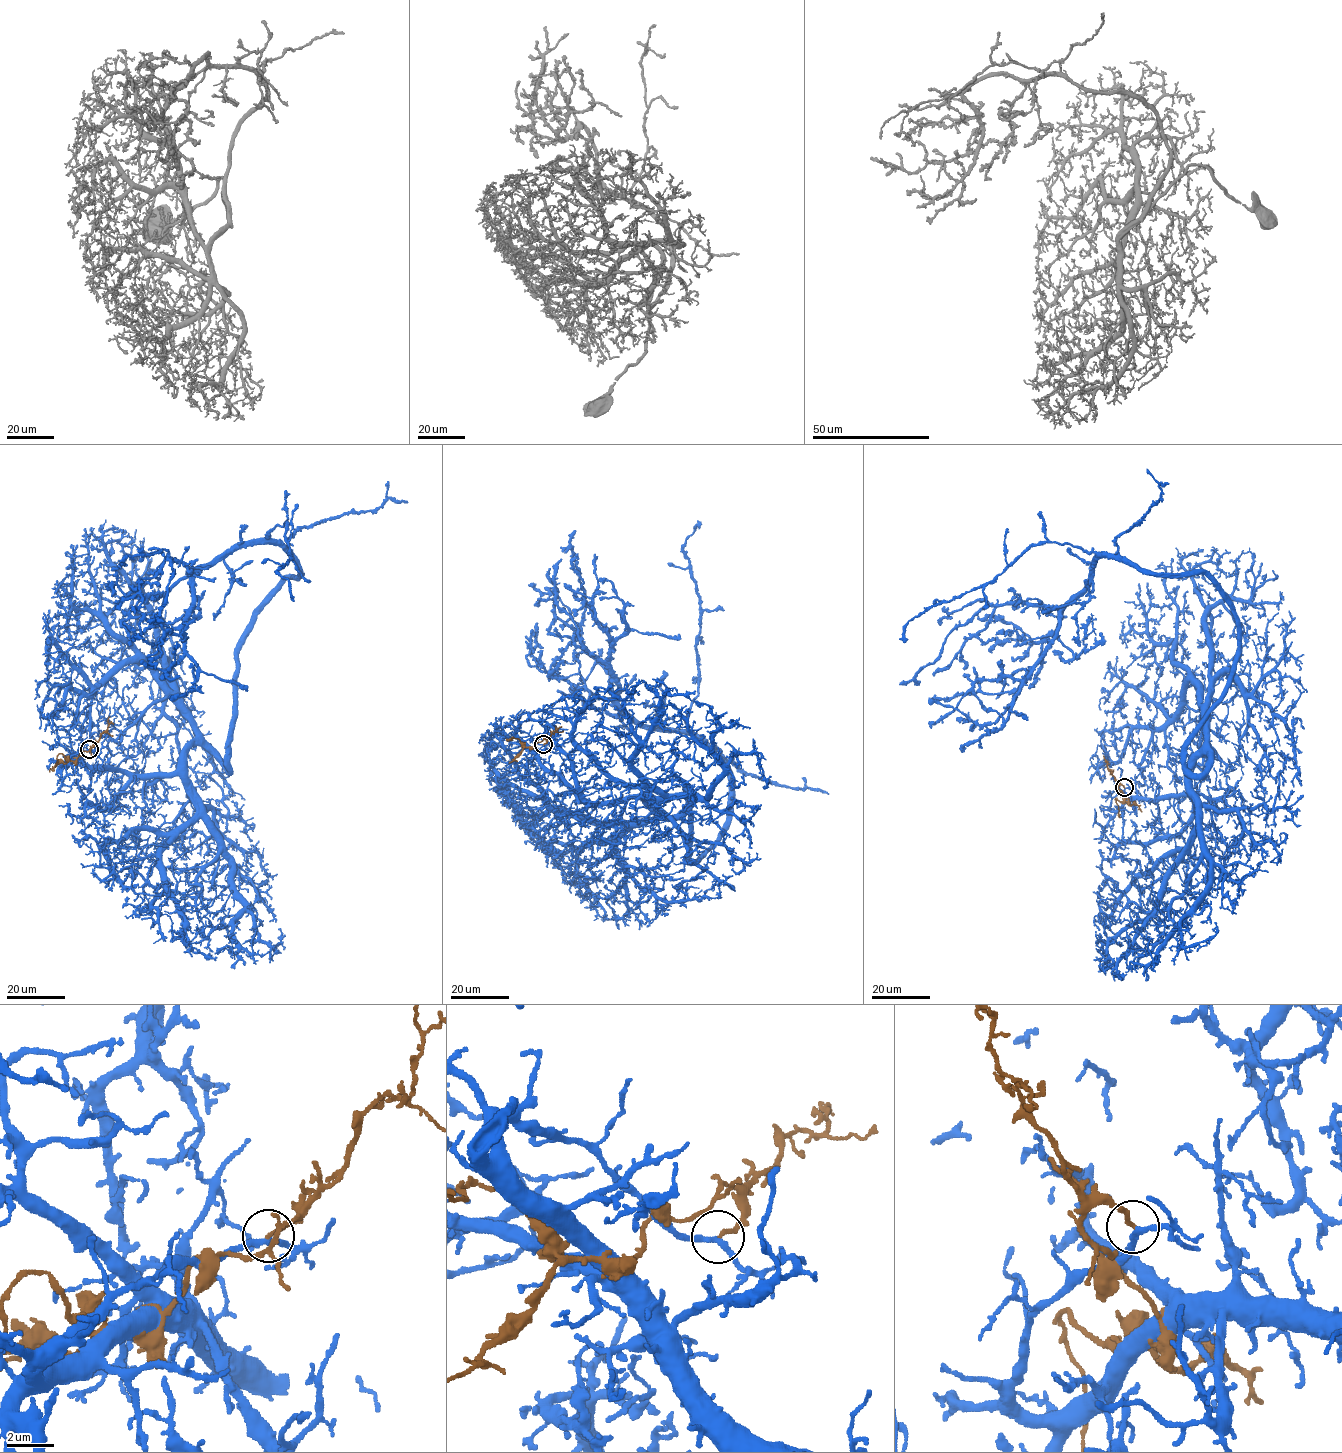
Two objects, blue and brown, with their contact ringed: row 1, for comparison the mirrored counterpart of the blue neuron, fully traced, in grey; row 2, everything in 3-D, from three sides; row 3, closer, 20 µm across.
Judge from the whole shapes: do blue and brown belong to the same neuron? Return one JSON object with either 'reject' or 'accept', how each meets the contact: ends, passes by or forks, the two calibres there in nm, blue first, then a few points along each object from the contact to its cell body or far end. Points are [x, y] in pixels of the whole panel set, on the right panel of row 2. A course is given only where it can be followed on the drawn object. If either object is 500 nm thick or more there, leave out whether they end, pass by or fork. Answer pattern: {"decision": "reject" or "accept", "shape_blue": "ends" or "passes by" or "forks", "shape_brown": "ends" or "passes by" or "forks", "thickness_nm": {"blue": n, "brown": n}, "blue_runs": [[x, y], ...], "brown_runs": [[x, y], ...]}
{"decision": "reject", "shape_blue": "passes by", "shape_brown": "ends", "thickness_nm": {"blue": 240, "brown": 170}, "blue_runs": [[1124, 787], [1111, 810], [1208, 766], [1185, 740], [1238, 622], [1204, 573], [1098, 558], [994, 722], [928, 699]], "brown_runs": [[1124, 787], [1118, 786], [1128, 801], [1115, 798], [1120, 817]]}

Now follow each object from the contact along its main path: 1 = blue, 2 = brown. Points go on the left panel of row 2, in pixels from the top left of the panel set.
1: (89, 748), (62, 766), (229, 769), (238, 641), (293, 559), (215, 557), (165, 675), (177, 643)
2: (89, 748), (81, 752), (75, 760), (59, 753), (50, 771)

